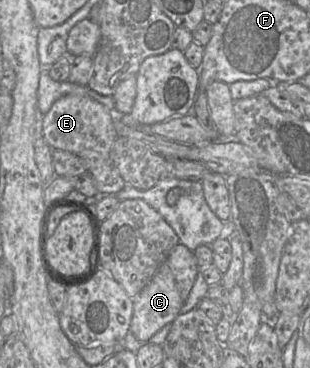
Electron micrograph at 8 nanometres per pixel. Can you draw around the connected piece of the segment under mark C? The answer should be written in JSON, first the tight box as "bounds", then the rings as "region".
{"bounds":[130,242,200,342],"region":[[[180,242],[169,252],[165,261],[160,265],[149,283],[133,298],[133,314],[130,332],[140,342],[148,342],[166,324],[172,323],[188,298],[200,268],[194,252]]]}

